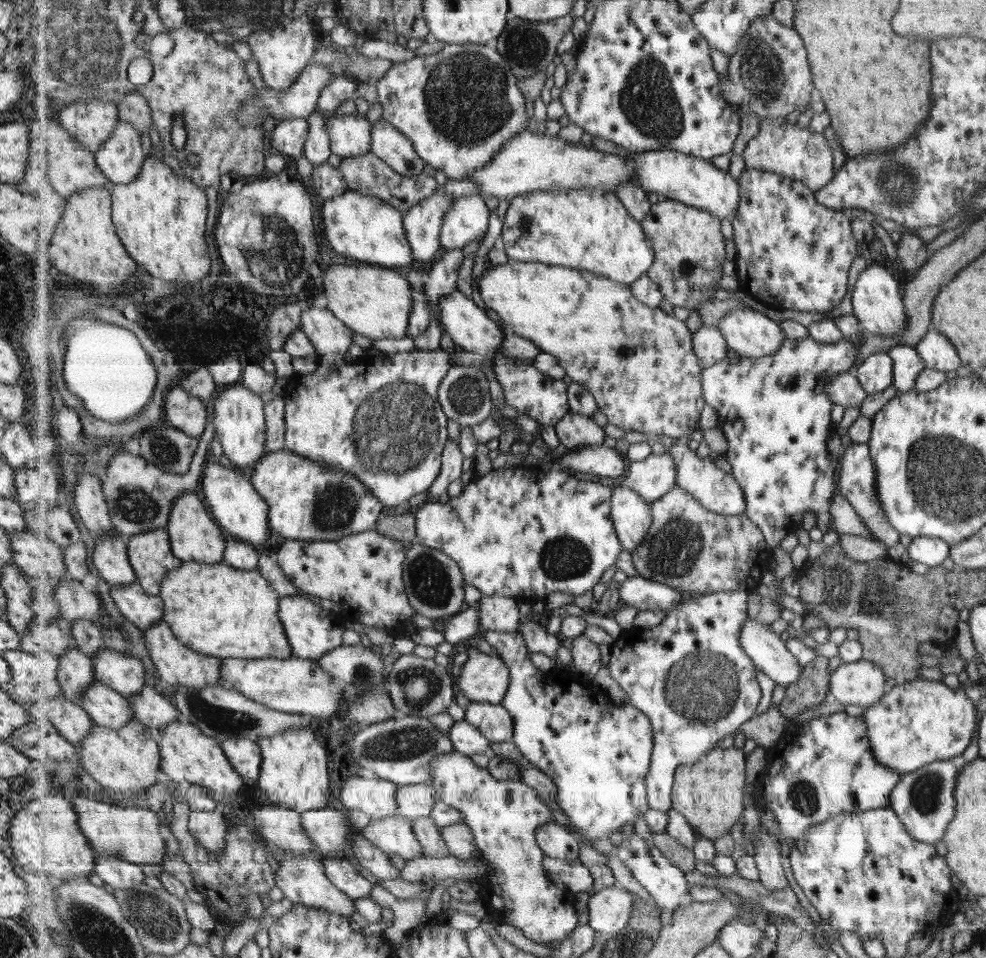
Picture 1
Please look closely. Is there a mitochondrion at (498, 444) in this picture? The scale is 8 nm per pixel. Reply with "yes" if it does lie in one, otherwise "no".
no

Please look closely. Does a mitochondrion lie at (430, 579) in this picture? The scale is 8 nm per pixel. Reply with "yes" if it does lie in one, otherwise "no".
yes

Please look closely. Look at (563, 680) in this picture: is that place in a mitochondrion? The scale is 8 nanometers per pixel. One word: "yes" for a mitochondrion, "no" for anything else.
no

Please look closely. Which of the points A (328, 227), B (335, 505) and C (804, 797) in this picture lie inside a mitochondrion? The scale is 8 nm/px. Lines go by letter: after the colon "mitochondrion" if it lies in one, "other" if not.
A: other
B: mitochondrion
C: mitochondrion

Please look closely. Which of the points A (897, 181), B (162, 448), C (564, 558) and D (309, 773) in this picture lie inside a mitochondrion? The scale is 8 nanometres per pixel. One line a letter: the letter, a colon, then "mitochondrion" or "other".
A: mitochondrion
B: mitochondrion
C: mitochondrion
D: other

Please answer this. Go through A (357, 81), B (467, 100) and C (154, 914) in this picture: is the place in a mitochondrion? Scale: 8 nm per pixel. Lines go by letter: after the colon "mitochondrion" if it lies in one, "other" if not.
A: other
B: mitochondrion
C: mitochondrion

